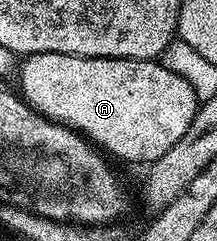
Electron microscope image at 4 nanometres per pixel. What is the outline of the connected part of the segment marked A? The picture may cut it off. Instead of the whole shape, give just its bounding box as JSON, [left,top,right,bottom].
[18,53,198,165]

